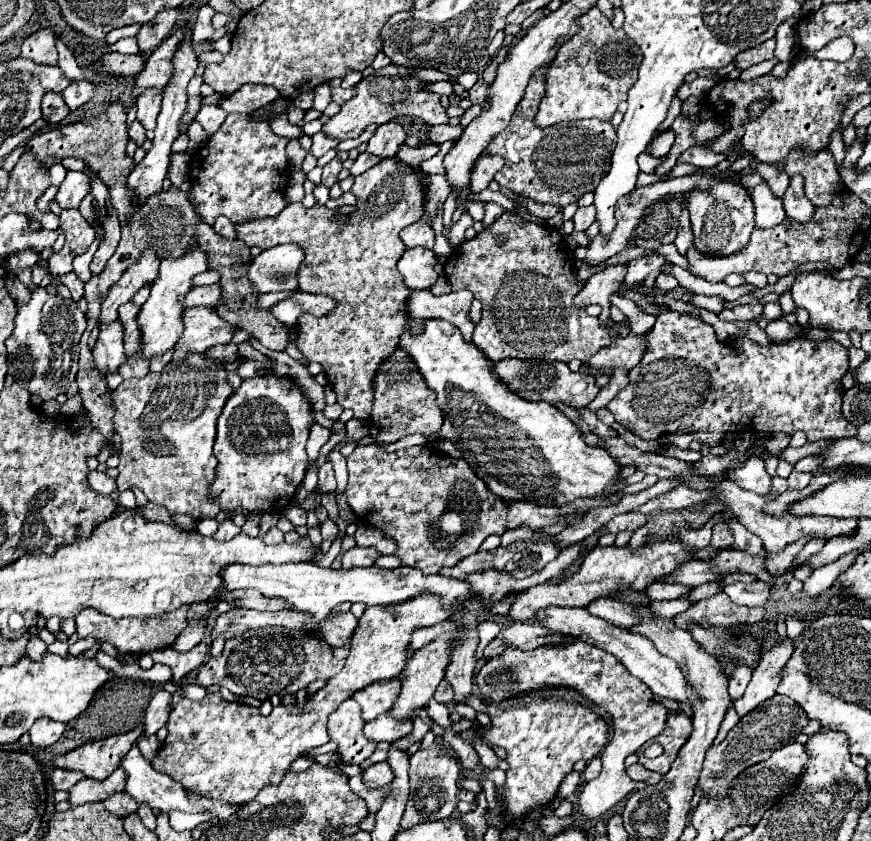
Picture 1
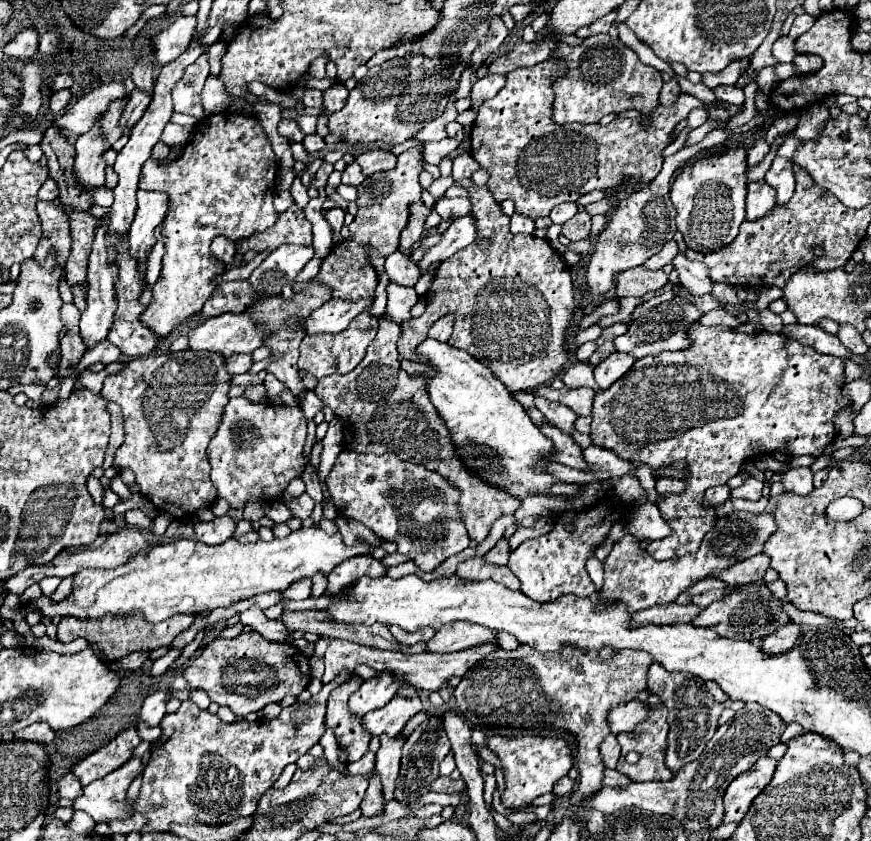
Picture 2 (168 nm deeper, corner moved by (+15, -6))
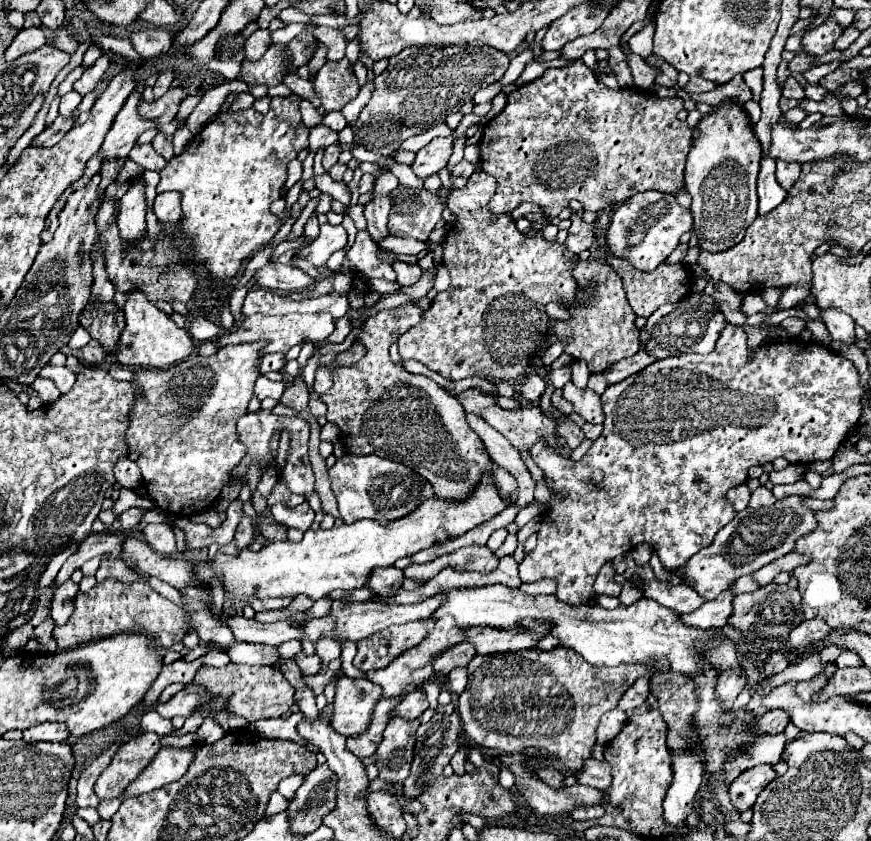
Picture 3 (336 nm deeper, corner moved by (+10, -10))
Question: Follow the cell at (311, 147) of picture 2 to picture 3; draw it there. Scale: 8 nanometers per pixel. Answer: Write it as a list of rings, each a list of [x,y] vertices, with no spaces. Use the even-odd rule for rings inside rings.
[[[318,124],[318,126],[310,128],[310,150],[314,150],[314,152],[320,148],[328,148],[336,140],[338,140],[338,132],[328,128],[326,124]]]

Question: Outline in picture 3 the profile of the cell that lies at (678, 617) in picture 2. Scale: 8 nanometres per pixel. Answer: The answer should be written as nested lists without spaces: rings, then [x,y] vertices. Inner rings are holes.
[[[726,590],[718,598],[704,602],[698,610],[684,614],[682,622],[692,628],[702,628],[702,630],[724,628],[728,616],[732,612],[732,600],[734,600],[734,594],[730,590]]]

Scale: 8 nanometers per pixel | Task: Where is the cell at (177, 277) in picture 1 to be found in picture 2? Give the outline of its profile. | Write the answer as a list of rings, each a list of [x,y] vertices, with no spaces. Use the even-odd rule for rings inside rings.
[[[231,110],[211,114],[205,120],[197,122],[189,144],[183,148],[179,158],[175,158],[169,166],[159,166],[151,158],[143,164],[143,180],[139,182],[139,186],[147,190],[163,190],[169,194],[169,216],[165,218],[161,230],[165,244],[163,268],[157,284],[151,288],[153,298],[145,308],[145,312],[141,314],[141,324],[145,324],[151,332],[155,332],[157,340],[165,340],[191,316],[199,314],[201,306],[215,290],[211,280],[223,272],[221,264],[209,250],[209,244],[215,236],[225,236],[235,242],[255,232],[263,232],[275,224],[279,216],[273,208],[275,176],[277,176],[277,160],[259,120],[255,116]]]

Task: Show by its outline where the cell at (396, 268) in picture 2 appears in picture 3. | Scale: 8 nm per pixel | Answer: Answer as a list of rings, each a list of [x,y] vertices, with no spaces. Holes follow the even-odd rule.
[[[394,262],[392,264],[396,274],[398,274],[398,284],[400,286],[412,286],[420,280],[422,268],[418,264],[404,264],[404,262]]]

